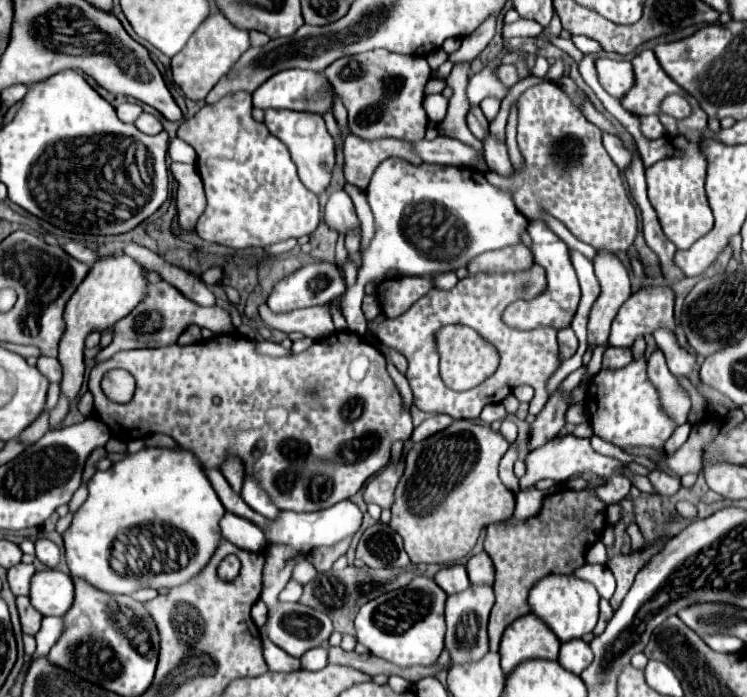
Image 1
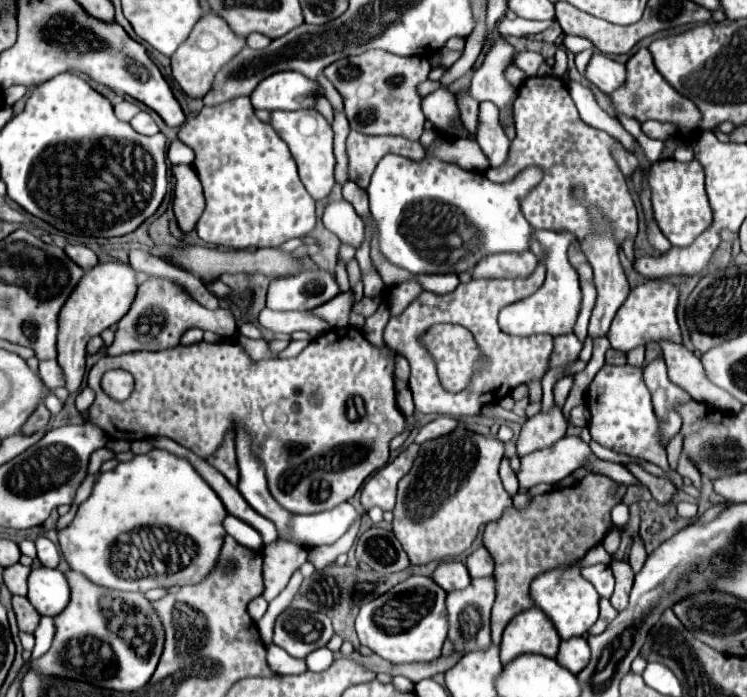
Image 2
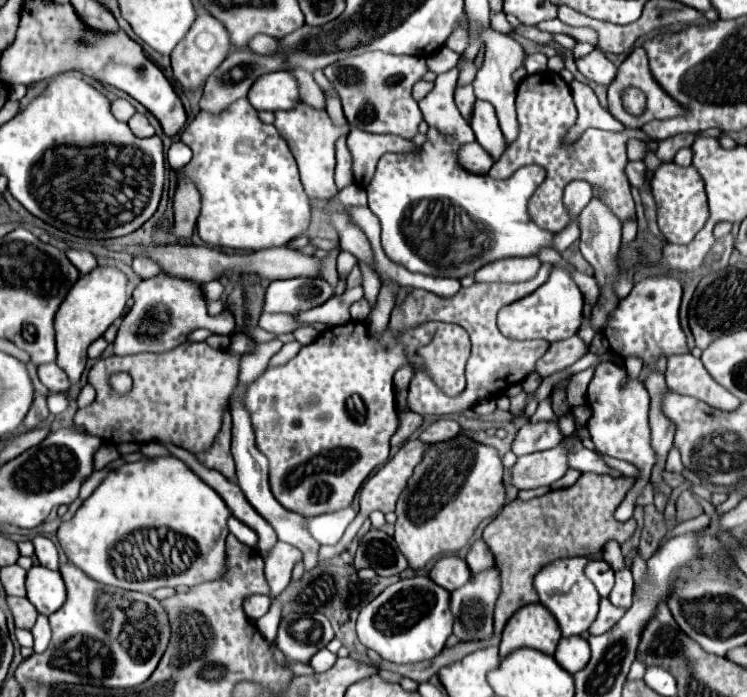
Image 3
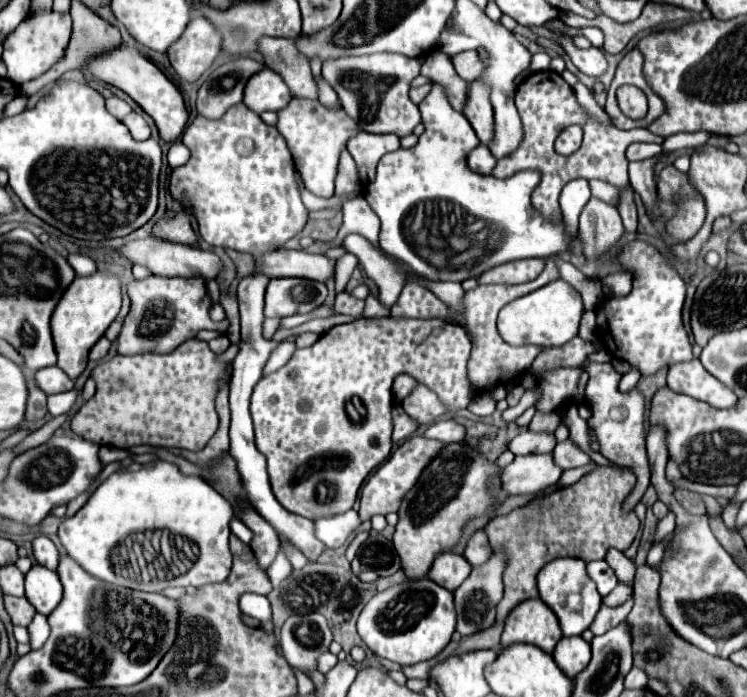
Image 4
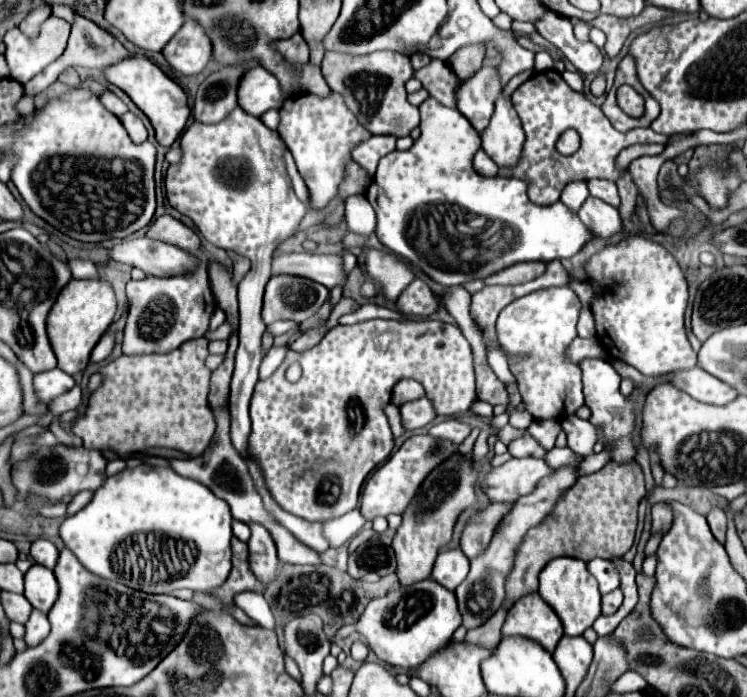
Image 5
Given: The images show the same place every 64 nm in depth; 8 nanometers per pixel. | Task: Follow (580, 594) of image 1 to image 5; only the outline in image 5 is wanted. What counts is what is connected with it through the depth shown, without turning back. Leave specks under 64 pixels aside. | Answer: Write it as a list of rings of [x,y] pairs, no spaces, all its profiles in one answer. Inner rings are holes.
[[[554,558],[540,572],[540,596],[554,608],[558,618],[564,624],[568,636],[580,636],[586,628],[594,624],[600,616],[600,592],[596,578],[588,572],[586,562],[578,558]]]

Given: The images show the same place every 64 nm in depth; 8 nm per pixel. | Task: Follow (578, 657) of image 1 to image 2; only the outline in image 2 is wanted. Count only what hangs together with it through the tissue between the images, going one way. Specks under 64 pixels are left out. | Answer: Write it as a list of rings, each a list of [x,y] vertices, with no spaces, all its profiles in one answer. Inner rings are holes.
[[[578,636],[572,640],[562,640],[560,650],[556,654],[556,662],[560,662],[572,674],[578,674],[580,670],[584,670],[586,664],[590,662],[590,648],[586,638]]]

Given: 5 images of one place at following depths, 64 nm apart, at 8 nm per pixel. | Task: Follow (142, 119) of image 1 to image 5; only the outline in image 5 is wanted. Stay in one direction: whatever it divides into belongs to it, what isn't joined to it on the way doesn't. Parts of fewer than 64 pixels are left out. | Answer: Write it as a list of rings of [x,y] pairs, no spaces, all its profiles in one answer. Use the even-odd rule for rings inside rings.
[[[126,112],[126,114],[120,118],[120,122],[124,124],[128,136],[130,136],[134,142],[144,142],[144,140],[148,138],[148,132],[146,132],[142,120],[140,120],[138,116],[134,116],[132,112]]]

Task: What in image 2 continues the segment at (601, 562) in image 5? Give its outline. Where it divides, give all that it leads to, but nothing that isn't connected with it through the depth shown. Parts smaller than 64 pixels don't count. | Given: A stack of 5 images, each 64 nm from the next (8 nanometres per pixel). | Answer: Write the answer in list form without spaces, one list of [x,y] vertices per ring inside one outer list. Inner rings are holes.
[[[608,564],[586,566],[586,568],[582,568],[582,576],[594,584],[594,588],[598,590],[598,594],[602,598],[610,598],[612,596],[614,576],[612,576],[612,570],[610,570]]]

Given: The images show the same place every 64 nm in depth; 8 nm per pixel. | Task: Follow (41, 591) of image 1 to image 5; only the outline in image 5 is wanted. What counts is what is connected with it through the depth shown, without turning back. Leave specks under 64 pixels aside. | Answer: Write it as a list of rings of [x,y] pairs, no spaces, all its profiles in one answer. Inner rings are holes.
[[[34,564],[26,572],[24,596],[28,598],[28,602],[34,608],[38,608],[42,612],[48,612],[52,608],[52,604],[56,602],[56,598],[58,598],[58,582],[56,582],[54,572]]]

